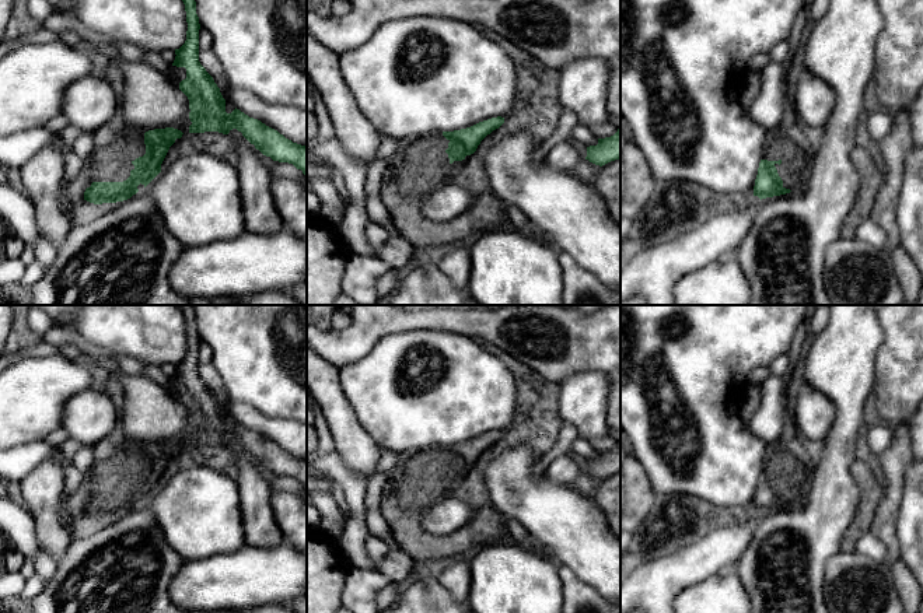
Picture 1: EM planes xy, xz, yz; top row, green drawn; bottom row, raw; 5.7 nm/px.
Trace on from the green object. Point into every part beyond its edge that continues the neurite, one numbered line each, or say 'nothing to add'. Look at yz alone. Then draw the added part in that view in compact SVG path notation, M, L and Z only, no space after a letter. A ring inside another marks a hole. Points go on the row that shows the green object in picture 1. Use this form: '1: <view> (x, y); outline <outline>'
1: yz (786, 142); outline M784 109L780 123L766 130L762 160L775 161L783 188L798 192L810 176L814 155L796 111Z

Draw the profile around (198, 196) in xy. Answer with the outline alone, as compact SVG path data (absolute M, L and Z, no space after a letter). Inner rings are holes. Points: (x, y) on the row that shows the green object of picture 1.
M209 153L178 158L146 188L168 231L185 246L245 232L238 169Z

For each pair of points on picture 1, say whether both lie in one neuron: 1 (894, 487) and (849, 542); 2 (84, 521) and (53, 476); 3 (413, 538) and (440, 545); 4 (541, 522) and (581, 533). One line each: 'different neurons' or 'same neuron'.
1: different neurons
2: different neurons
3: same neuron
4: same neuron

